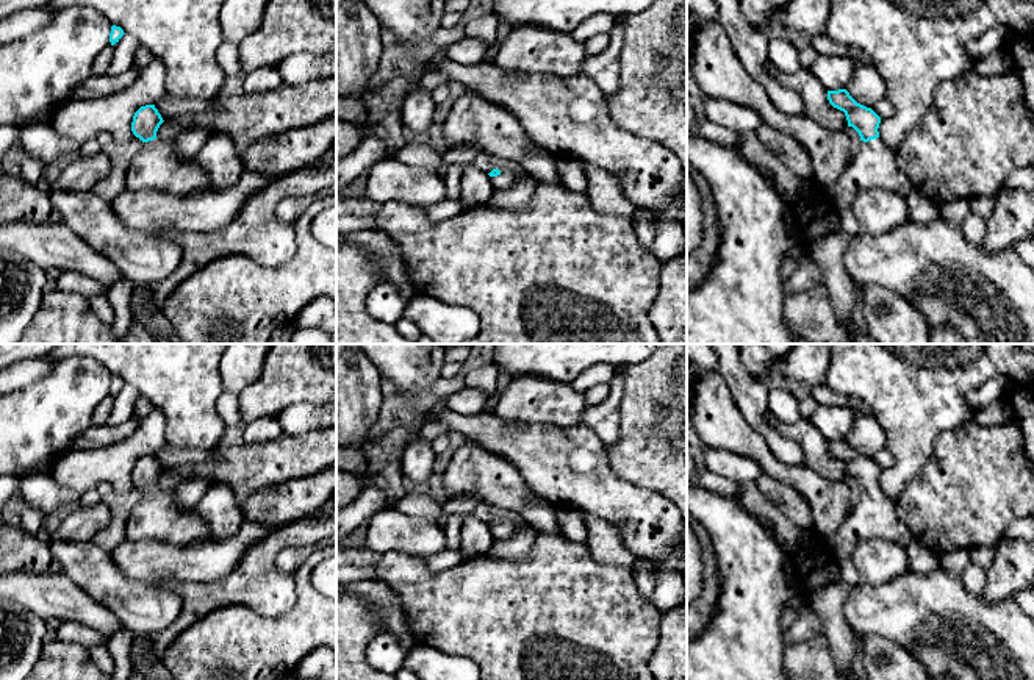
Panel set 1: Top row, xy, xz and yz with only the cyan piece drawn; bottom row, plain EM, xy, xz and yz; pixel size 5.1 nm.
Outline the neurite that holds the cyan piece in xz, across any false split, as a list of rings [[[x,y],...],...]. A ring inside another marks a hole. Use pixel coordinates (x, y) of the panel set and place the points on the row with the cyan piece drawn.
[[[493,169],[490,174],[490,183],[494,191],[512,188],[521,177],[526,175],[524,169]]]

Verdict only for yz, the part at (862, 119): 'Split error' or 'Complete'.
Split error

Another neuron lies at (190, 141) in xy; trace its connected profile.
[[[203,127],[185,128],[174,138],[174,144],[180,155],[188,159],[194,159],[208,141],[210,134],[211,131]]]

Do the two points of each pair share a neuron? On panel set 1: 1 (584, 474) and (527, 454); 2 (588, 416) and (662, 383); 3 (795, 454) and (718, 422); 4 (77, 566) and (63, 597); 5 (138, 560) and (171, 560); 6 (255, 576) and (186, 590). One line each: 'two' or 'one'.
1: one
2: two
3: two
4: two
5: one
6: one

